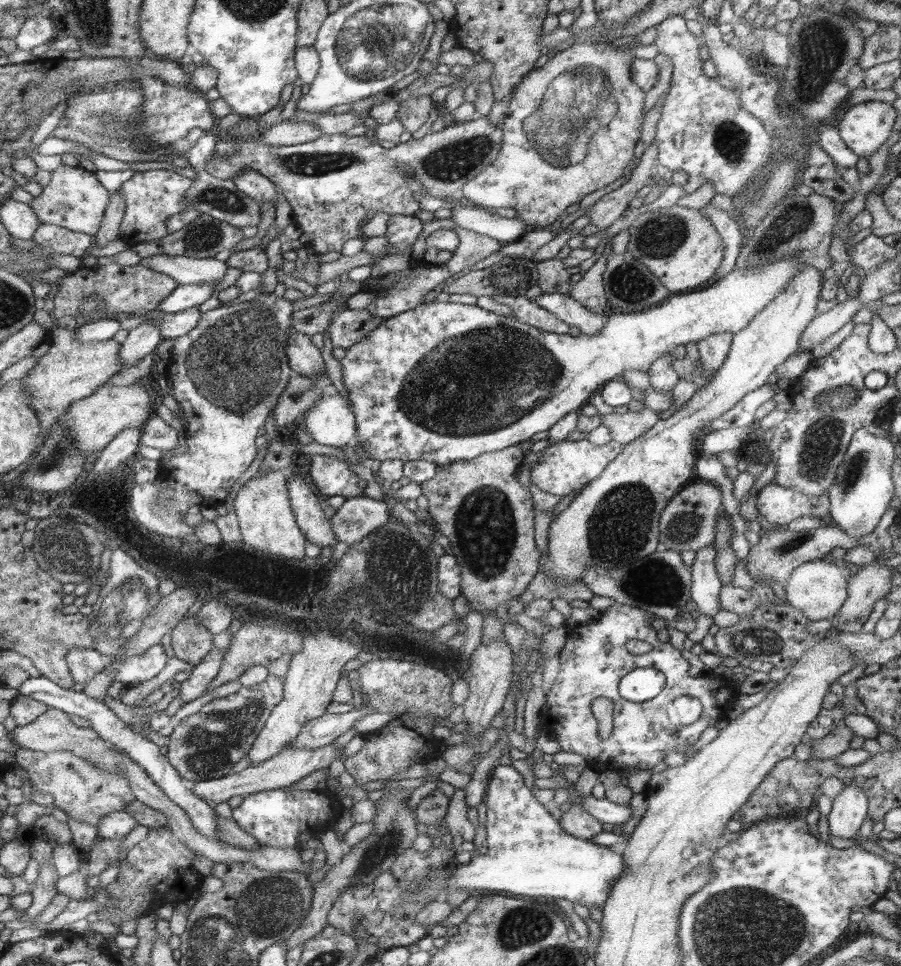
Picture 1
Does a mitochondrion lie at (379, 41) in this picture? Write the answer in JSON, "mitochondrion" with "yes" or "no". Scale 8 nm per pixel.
{"mitochondrion":"yes"}

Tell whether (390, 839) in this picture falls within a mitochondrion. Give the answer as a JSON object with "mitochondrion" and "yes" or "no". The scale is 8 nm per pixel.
{"mitochondrion":"yes"}

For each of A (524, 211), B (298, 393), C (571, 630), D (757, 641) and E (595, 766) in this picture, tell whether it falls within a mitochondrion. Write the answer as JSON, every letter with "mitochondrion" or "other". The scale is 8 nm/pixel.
{"A":"other","B":"mitochondrion","C":"other","D":"mitochondrion","E":"other"}

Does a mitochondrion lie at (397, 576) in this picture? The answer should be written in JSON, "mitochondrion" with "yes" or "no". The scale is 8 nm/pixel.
{"mitochondrion":"yes"}

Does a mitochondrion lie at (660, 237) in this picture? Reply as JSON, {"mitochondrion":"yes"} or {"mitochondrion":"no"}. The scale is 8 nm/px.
{"mitochondrion":"yes"}

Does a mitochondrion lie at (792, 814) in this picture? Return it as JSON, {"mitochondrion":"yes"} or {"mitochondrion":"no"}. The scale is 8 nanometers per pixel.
{"mitochondrion":"no"}

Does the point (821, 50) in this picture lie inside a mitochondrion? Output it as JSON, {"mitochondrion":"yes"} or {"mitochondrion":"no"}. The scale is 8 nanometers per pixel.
{"mitochondrion":"yes"}

